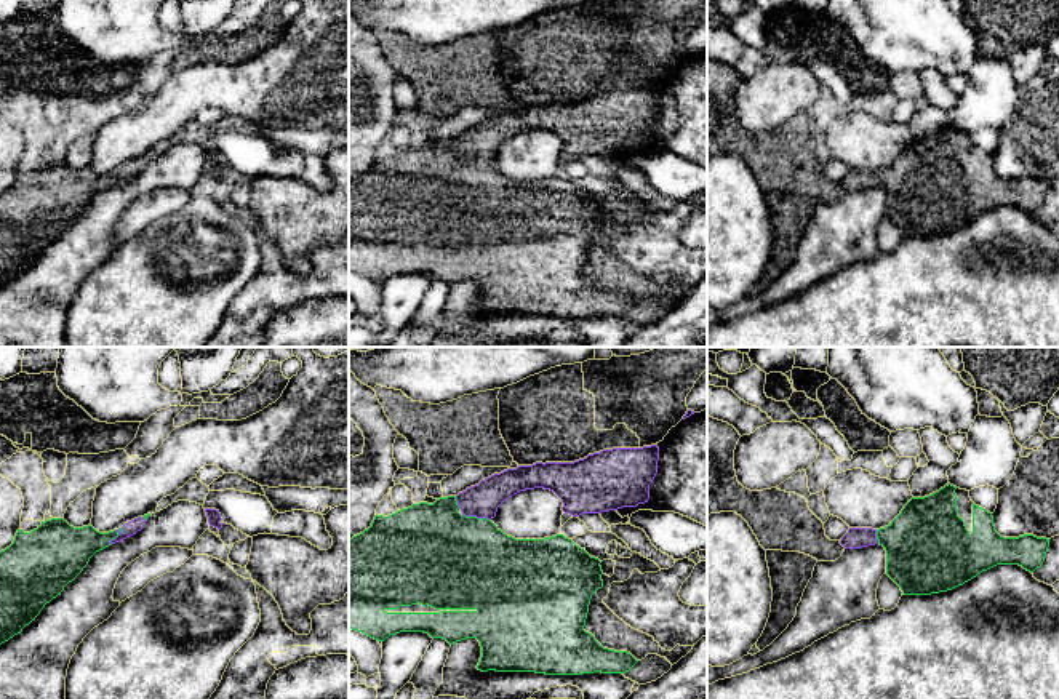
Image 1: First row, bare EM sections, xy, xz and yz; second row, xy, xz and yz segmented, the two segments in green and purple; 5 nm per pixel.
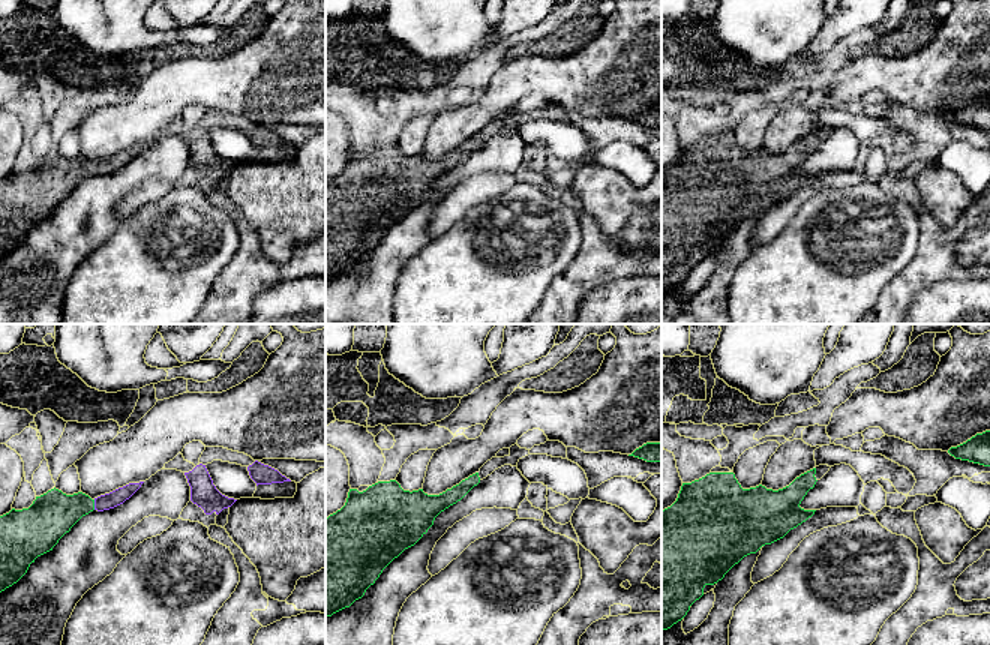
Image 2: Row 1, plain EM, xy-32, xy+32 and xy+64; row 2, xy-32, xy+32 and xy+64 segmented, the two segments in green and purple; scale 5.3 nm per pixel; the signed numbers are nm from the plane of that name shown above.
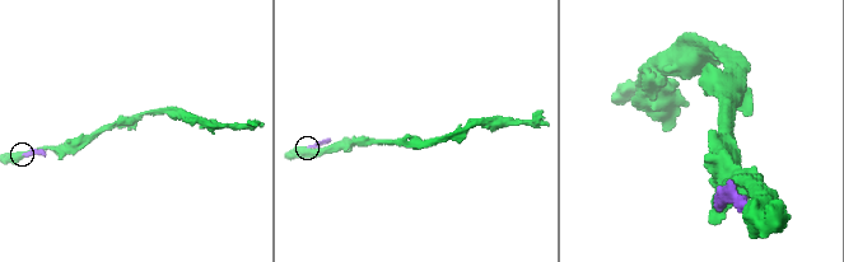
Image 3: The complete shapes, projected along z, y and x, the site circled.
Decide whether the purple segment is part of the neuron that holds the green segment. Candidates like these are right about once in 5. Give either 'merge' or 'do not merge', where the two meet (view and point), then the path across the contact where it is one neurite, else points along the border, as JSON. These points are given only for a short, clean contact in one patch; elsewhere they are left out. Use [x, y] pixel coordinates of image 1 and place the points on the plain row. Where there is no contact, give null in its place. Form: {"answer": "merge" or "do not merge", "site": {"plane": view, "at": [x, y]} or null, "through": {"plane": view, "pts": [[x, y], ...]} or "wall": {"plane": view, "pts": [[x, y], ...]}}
{"answer": "merge", "site": {"plane": "xy", "at": [115, 178]}, "through": {"plane": "xy", "pts": [[67, 191], [87, 183], [115, 178], [130, 170]]}}

